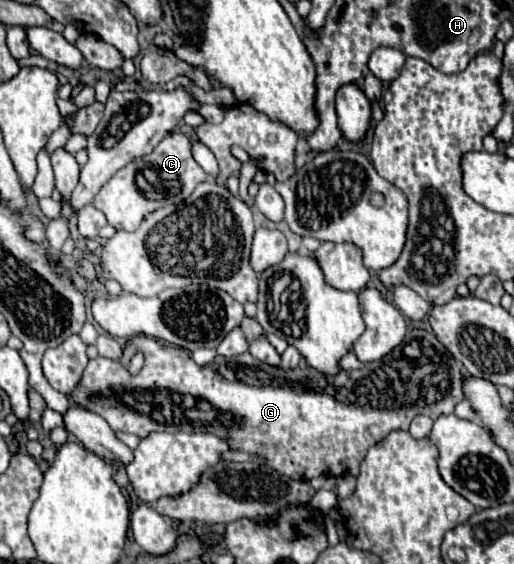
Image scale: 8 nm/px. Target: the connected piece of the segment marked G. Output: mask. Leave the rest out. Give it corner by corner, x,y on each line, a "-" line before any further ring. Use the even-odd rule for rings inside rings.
418,328
410,330
410,332
404,336
402,344
396,346
396,348
394,348
390,354
386,354
384,358
380,358
380,360
376,360
376,362
368,362
368,364
364,364
364,366
358,368
358,370
350,370
350,372
344,372
344,370
342,370
342,372
338,372
338,374
322,374
322,372
310,368
310,366
306,366
306,368
296,366
294,370
282,370
280,366
276,368
276,366
268,366
268,364
264,364
264,362
258,362
256,358
250,356
250,352
238,354
238,356
234,356
234,358
216,356
210,364
198,366
198,364
190,358
190,354
188,354
186,350
182,350
180,346
164,346
164,344
158,344
158,342
160,342
160,340
156,340
156,338
150,338
150,336
140,334
140,336
134,336
134,338
130,338
130,340
126,342
120,360
110,360
110,358
102,358
102,356
90,360
88,366
86,366
86,370
84,370
84,374
82,374
82,378
80,378
80,382
78,382
76,388
68,394
70,404
76,404
76,406
80,406
80,408
84,408
84,410
88,410
88,412
94,412
94,414
102,416
102,418
110,424
112,430
130,432
130,434
136,434
138,438
146,438
146,434
150,434
150,432
178,432
178,430
184,430
184,432
212,432
212,434
218,434
218,436
222,436
222,438
230,438
230,444
232,444
234,450
242,450
242,452
250,452
250,454
264,454
264,456
268,458
268,466
270,466
270,468
274,468
276,472
286,474
286,476
290,476
290,478
294,478
294,480
310,480
310,478
322,476
322,474
324,474
324,476
328,476
328,474
330,474
330,476
344,476
344,474
358,476
360,462
364,460
368,448
374,446
376,442
380,442
382,438
386,438
392,430
408,430
412,418
418,416
418,414
426,414
426,416
430,416
432,420
436,420
436,418
442,416
442,414
452,414
452,412
454,412
454,406
464,400
462,382
464,382
466,374
460,374
460,372
464,372
462,364
454,360
454,356
444,348
444,344
442,344
432,332
428,332
428,330
418,330
-
136,352
142,352
142,354
144,354
144,366
142,366
142,370
140,370
138,374
130,374
130,372
128,372
128,364
130,364
130,360
132,360
132,356
134,356

